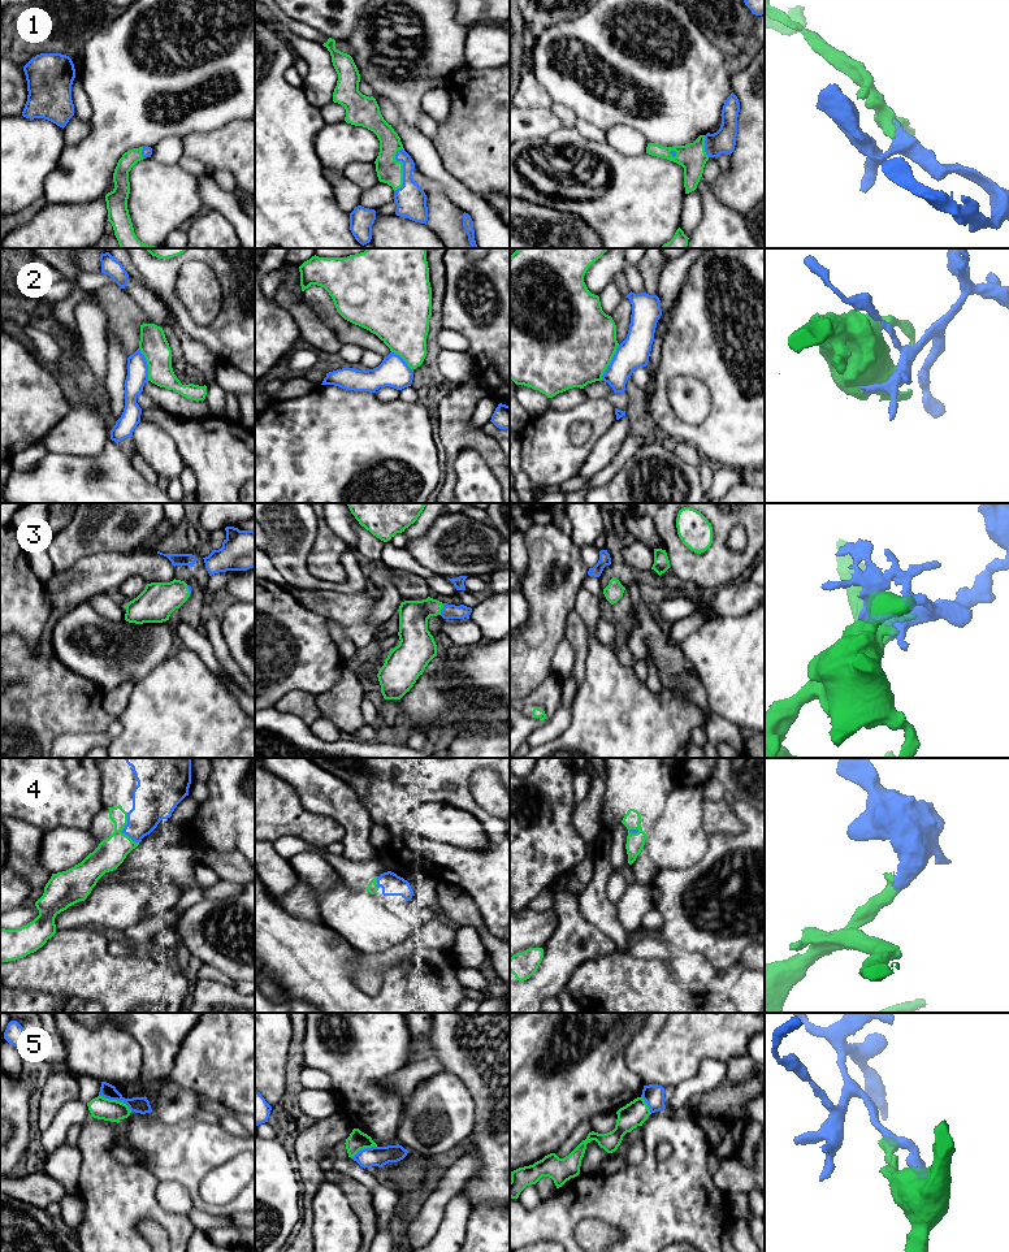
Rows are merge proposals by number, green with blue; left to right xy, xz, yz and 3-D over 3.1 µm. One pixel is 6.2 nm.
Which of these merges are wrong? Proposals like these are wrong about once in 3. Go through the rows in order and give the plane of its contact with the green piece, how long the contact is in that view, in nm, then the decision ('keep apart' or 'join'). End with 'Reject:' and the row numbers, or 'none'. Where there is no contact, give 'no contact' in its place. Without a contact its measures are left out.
1: meets green in xz; contact 280 nm long; join
2: meets green in yz; contact 260 nm long; join
3: meets green in xz; contact 70 nm long; join
4: meets green in xy; contact 200 nm long; join
5: meets green in xy; contact 240 nm long; keep apart
Reject: 5

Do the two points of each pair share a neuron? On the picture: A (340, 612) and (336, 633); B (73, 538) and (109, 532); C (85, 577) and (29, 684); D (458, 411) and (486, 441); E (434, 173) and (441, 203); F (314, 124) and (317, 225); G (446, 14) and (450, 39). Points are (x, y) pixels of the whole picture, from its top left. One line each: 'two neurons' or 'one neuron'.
A: two neurons
B: one neuron
C: one neuron
D: one neuron
E: two neurons
F: one neuron
G: one neuron

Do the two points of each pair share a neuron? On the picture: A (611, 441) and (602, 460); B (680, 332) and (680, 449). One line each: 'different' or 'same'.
A: same
B: different

